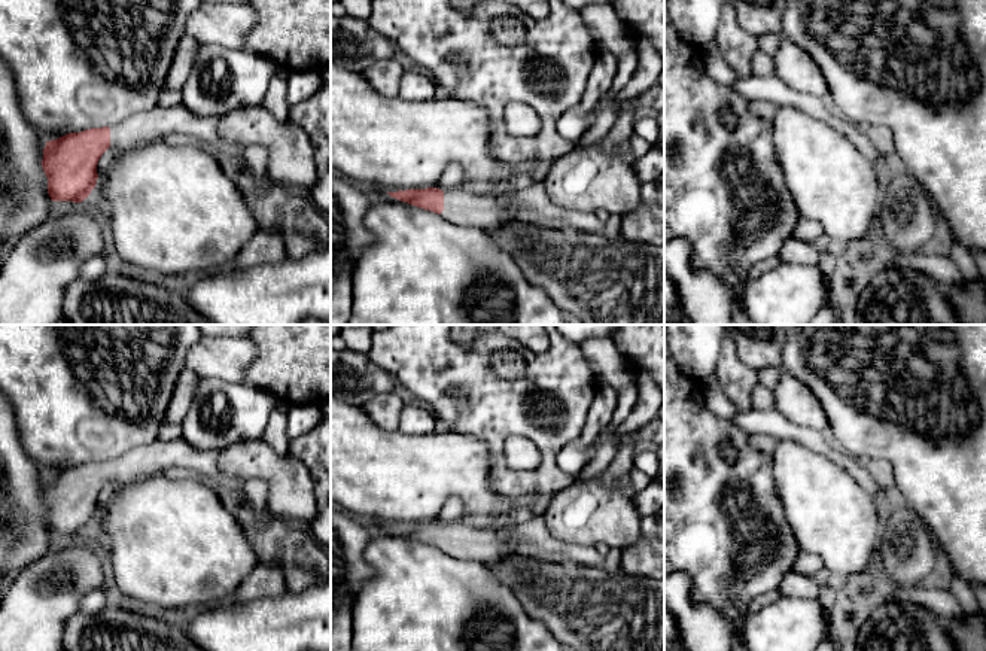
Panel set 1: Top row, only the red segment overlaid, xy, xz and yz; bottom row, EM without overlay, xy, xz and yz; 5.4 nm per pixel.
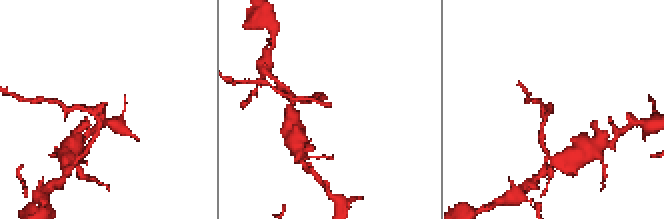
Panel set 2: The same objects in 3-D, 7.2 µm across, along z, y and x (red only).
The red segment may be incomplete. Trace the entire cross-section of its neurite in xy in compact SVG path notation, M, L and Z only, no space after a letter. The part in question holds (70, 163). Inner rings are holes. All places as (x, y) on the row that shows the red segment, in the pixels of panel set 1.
M183 103L173 107L156 106L110 127L70 133L46 142L42 167L48 177L48 194L52 201L82 203L95 188L97 164L109 147L121 153L165 140L174 133L182 140L241 155L243 146L219 136L219 121L220 118L197 116Z

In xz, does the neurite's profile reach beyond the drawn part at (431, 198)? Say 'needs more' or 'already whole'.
needs more

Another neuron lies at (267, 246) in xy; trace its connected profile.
M259 225L255 235L241 247L232 261L235 268L250 268L259 264L274 264L286 258L282 234Z

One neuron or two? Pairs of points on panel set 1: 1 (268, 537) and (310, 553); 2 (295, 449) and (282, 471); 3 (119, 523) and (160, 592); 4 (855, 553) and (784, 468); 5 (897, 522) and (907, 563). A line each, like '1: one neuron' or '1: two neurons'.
1: one neuron
2: two neurons
3: one neuron
4: one neuron
5: one neuron

